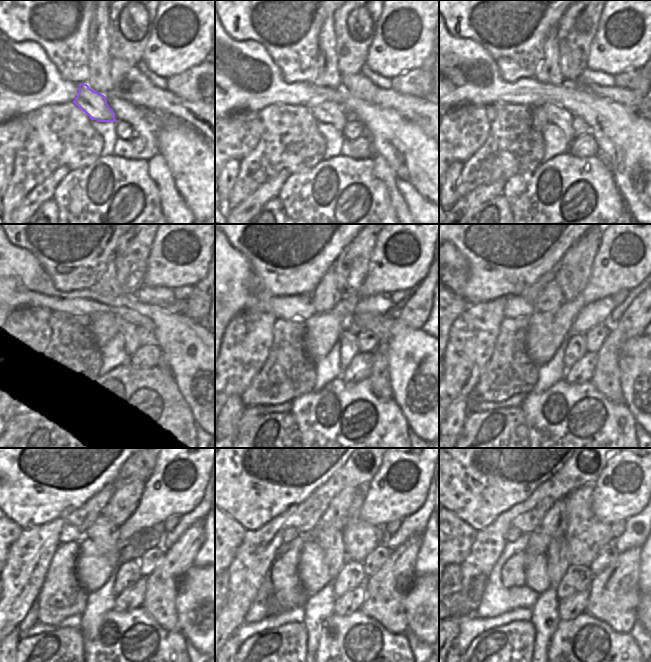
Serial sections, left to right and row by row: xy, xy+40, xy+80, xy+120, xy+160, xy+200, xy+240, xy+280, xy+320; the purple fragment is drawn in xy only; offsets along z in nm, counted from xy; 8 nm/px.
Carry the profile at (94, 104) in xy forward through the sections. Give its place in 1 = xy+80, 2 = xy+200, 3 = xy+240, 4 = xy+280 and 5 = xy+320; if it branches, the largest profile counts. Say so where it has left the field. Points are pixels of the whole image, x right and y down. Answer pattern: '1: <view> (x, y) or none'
1: xy+80 (556, 114)
2: xy+200 (576, 349)
3: xy+240 (128, 574)
4: xy+280 (352, 575)
5: xy+320 (577, 579)

